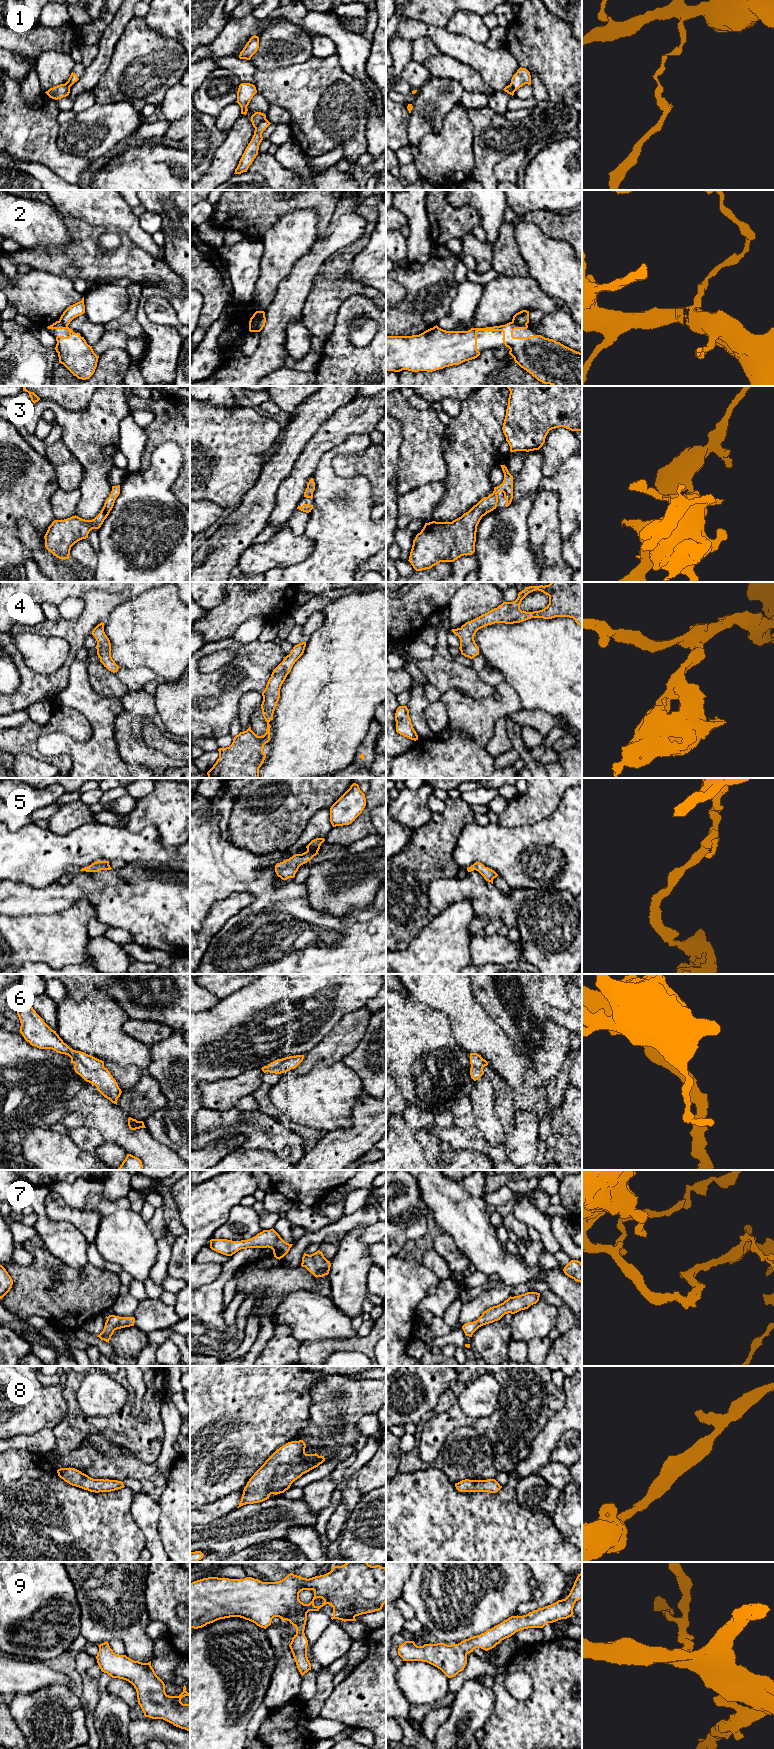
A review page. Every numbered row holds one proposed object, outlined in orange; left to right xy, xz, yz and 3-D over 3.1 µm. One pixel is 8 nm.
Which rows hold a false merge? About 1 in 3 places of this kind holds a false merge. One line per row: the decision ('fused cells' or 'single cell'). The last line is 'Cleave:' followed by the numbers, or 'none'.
1: fused cells
2: fused cells
3: single cell
4: single cell
5: single cell
6: single cell
7: single cell
8: single cell
9: single cell
Cleave: 1, 2

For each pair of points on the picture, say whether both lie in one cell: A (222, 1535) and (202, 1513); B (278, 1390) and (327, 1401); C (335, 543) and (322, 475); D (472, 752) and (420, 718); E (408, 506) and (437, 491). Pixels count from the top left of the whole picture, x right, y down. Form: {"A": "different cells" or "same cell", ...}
{"A": "different cells", "B": "different cells", "C": "same cell", "D": "different cells", "E": "same cell"}

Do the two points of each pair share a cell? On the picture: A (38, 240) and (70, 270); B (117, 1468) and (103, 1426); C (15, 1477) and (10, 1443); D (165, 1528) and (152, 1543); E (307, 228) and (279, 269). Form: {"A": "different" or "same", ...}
{"A": "different", "B": "different", "C": "different", "D": "different", "E": "same"}

